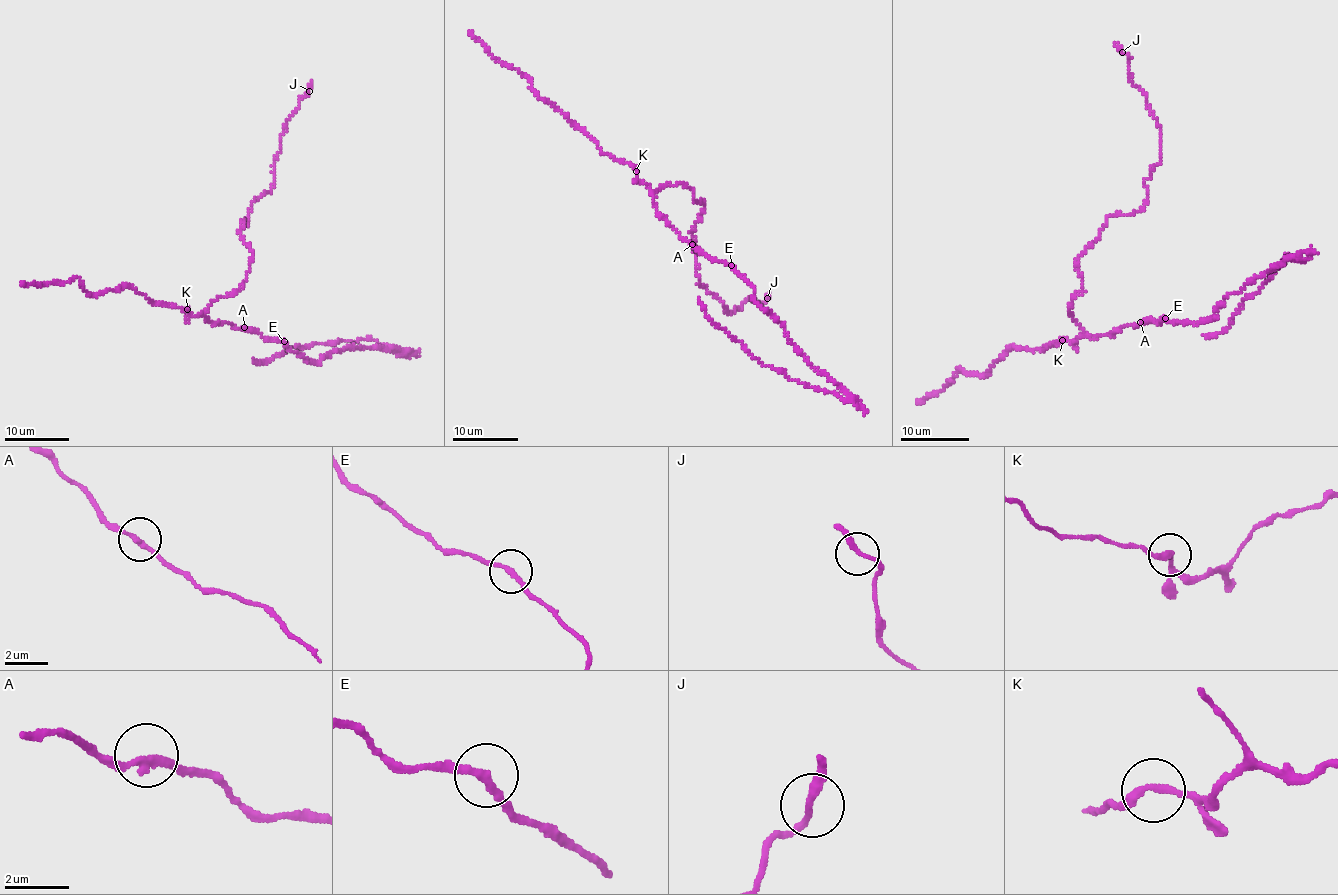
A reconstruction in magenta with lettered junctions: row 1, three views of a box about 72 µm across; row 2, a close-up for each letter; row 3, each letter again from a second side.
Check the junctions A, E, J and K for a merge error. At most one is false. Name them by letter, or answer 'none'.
none

